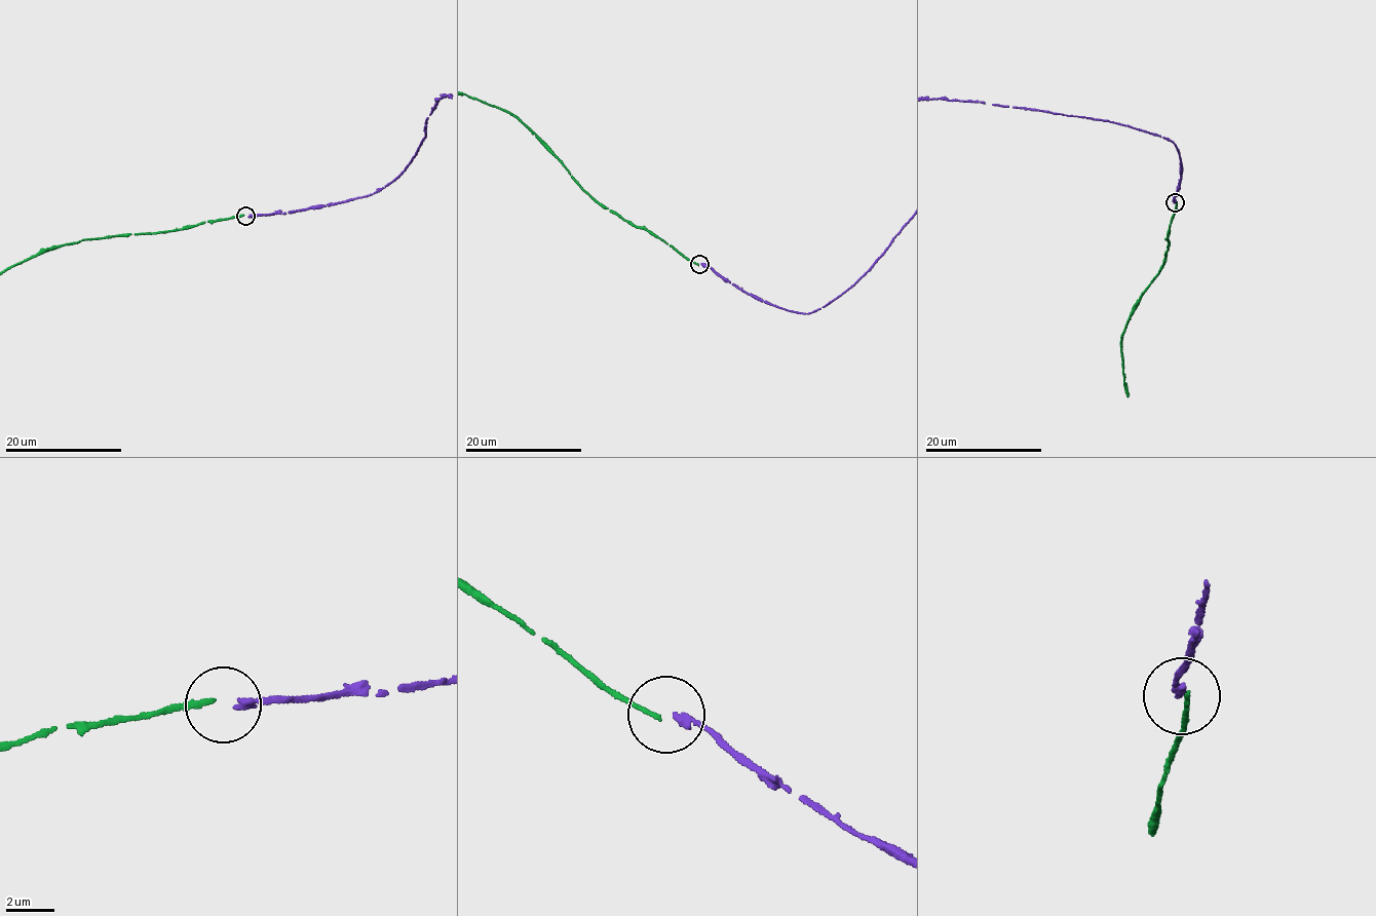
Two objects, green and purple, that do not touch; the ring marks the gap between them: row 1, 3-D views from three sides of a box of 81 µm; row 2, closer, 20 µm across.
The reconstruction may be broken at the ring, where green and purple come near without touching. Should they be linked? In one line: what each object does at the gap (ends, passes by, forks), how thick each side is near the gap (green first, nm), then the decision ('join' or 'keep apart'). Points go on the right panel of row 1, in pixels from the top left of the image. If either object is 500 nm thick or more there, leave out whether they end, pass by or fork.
green ends; purple ends; calibres 200 and 320 nm; keep apart

